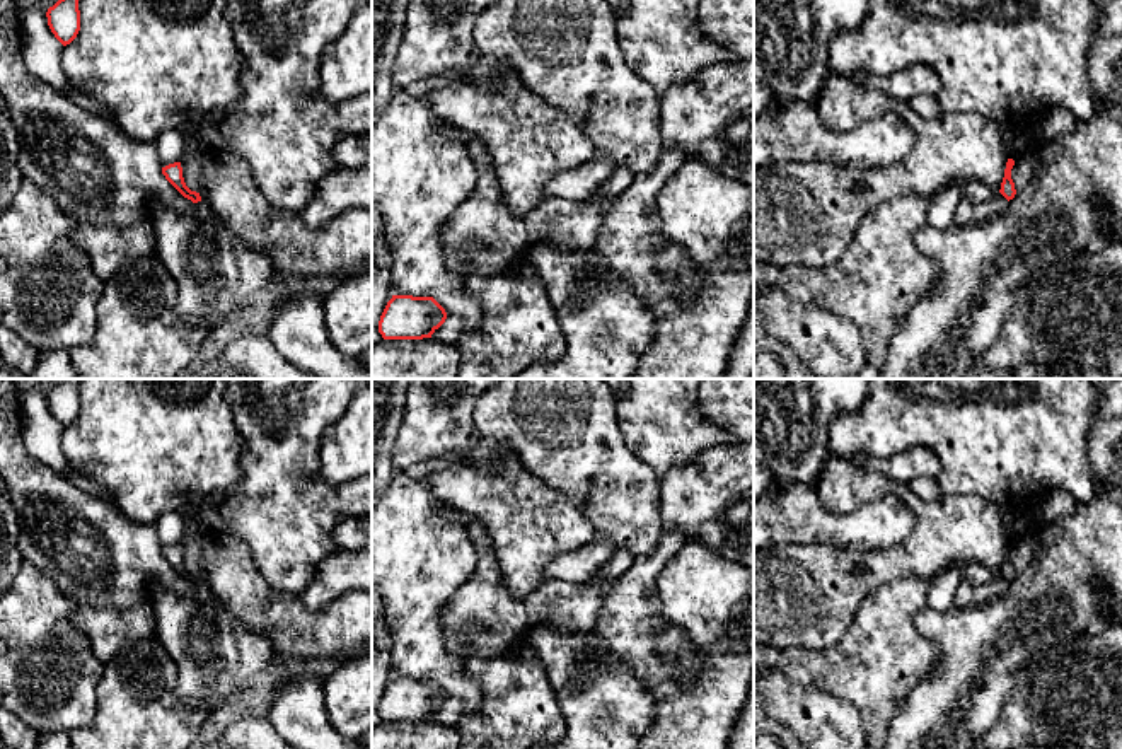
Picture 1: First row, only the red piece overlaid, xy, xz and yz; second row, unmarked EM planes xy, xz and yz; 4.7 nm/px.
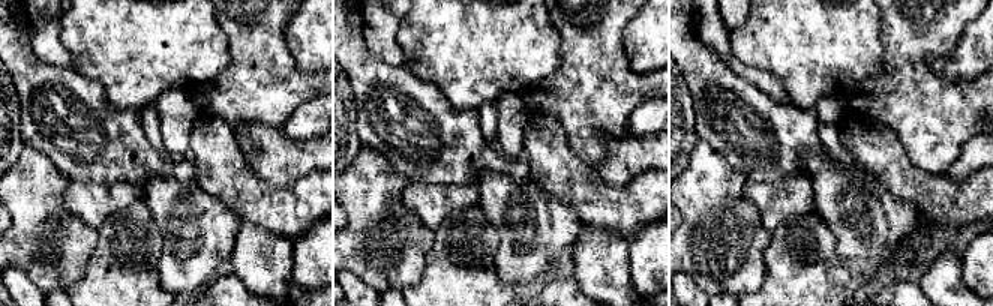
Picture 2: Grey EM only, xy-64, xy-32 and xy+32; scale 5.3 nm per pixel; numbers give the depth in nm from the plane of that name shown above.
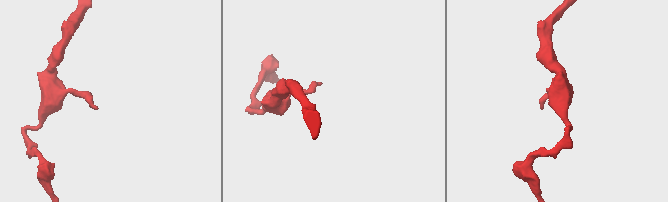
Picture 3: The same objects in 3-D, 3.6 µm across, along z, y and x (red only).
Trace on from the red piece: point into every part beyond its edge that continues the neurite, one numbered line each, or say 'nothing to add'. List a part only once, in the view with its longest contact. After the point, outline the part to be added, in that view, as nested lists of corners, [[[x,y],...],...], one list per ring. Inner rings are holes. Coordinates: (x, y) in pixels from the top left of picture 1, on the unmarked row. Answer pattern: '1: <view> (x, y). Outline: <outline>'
nothing to add

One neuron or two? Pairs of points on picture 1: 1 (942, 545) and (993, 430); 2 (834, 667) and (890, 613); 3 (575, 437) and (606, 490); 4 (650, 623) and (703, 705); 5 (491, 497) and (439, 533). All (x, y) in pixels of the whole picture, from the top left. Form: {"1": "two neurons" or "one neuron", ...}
{"1": "two neurons", "2": "one neuron", "3": "one neuron", "4": "one neuron", "5": "two neurons"}

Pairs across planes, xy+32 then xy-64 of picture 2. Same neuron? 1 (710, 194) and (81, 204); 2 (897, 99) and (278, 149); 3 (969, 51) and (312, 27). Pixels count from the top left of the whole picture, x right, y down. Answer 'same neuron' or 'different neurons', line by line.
1: different neurons
2: different neurons
3: same neuron

